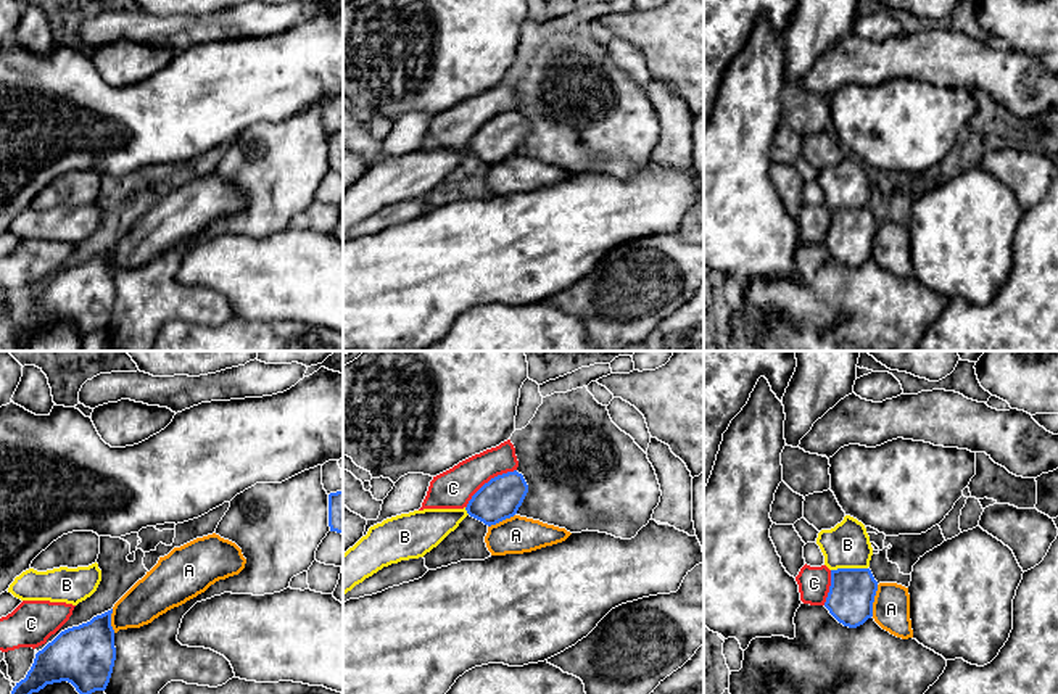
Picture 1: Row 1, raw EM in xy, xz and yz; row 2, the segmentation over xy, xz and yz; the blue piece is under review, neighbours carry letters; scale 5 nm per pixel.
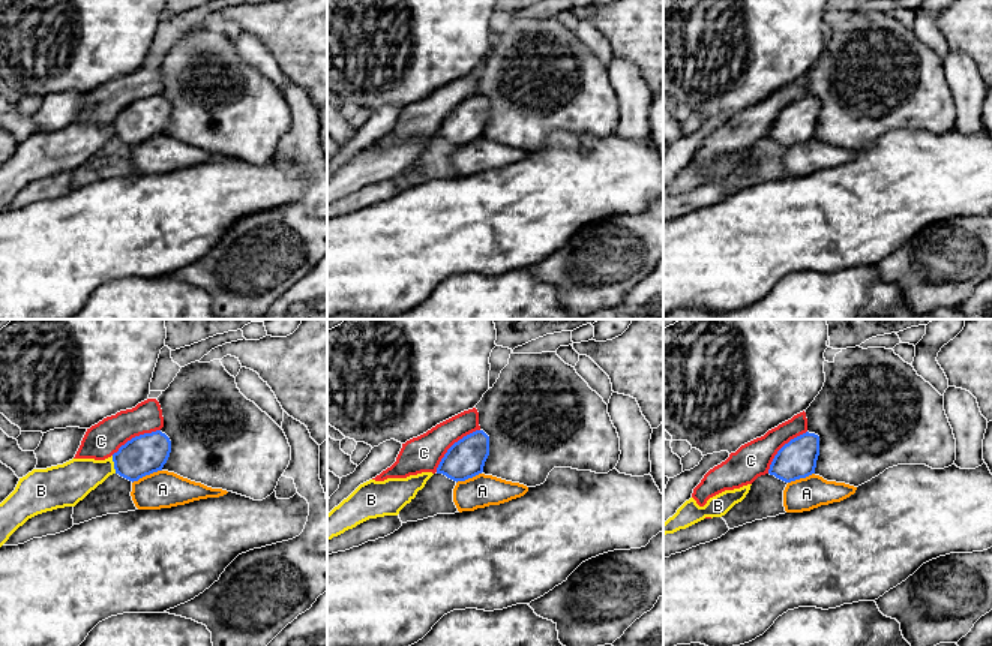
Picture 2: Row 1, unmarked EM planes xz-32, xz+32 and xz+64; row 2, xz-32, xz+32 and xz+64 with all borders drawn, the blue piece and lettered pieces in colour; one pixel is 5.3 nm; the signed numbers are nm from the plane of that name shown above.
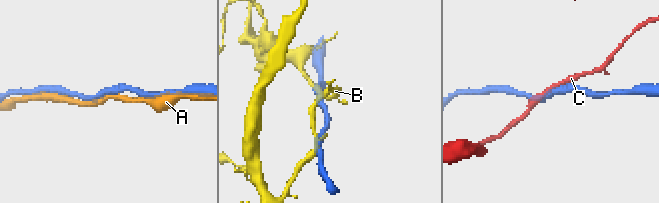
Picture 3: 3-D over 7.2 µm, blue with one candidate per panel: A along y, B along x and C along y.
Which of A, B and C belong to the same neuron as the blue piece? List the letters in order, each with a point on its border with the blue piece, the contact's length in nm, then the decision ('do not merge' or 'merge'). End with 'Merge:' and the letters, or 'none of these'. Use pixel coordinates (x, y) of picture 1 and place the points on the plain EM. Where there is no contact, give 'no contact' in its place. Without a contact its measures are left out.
A: contact yz (873, 240); length 160 nm; merge
B: contact yz (849, 208); length 180 nm; do not merge
C: contact xz (490, 119); length 320 nm; do not merge
Merge: A

